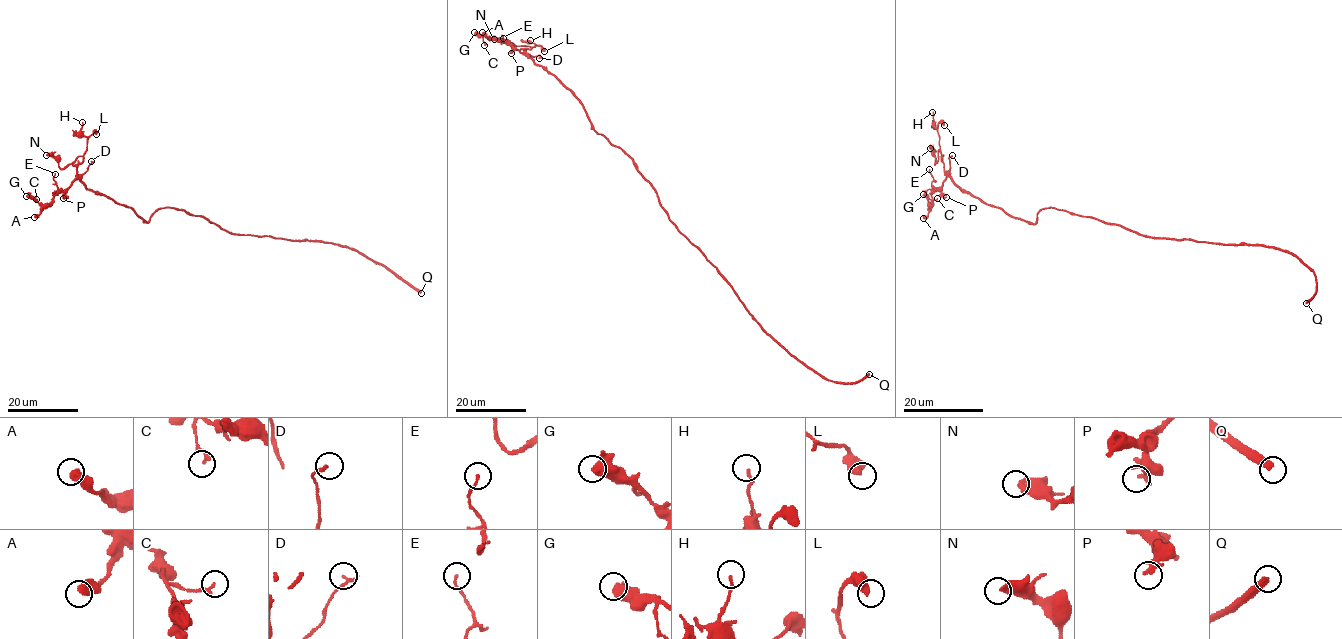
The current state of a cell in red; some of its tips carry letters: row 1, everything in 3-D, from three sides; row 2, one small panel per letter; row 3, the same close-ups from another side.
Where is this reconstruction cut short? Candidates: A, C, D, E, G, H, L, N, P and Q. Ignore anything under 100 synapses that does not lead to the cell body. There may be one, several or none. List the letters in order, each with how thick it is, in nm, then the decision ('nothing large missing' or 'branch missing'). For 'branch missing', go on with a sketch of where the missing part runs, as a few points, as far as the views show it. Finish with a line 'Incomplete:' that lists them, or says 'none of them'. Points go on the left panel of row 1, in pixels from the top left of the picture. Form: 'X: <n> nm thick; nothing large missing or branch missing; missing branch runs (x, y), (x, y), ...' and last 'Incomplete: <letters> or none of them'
A: 550 nm thick; nothing large missing
C: 170 nm thick; nothing large missing
D: 170 nm thick; nothing large missing
E: 120 nm thick; nothing large missing
G: 440 nm thick; nothing large missing
H: 140 nm thick; nothing large missing
L: 550 nm thick; nothing large missing
N: 440 nm thick; nothing large missing
P: 190 nm thick; nothing large missing
Q: 380 nm thick; branch missing
Incomplete: Q

